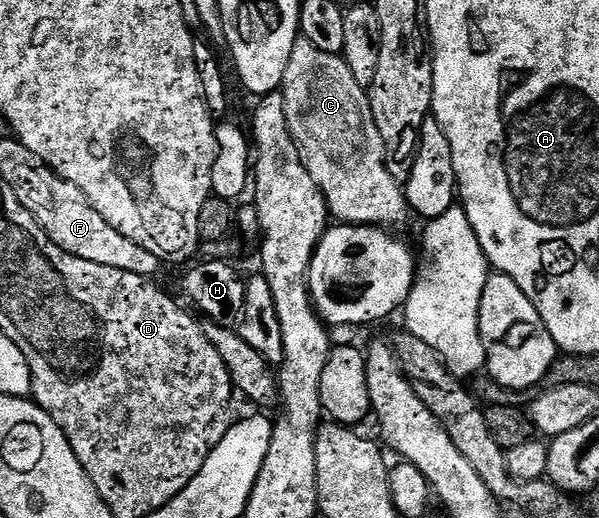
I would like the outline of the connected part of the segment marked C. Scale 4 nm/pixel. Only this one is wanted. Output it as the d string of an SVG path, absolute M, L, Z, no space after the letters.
M298 39L291 50L291 62L287 62L287 74L279 91L285 100L286 122L301 156L301 164L325 196L330 217L342 224L368 224L386 230L396 229L396 224L407 223L411 209L405 201L404 187L391 178L385 165L383 134L379 134L379 126L375 126L368 91L355 82L345 59L323 54L323 50L315 50L311 42Z

